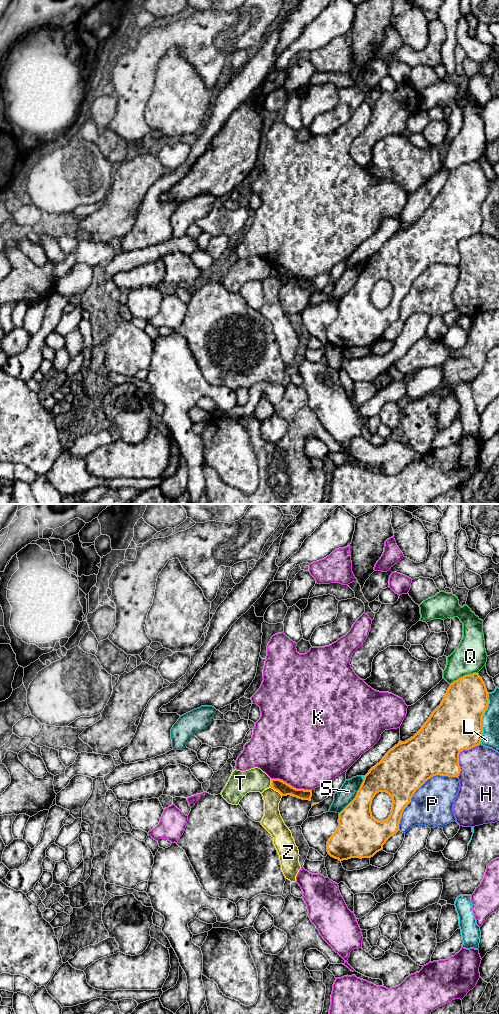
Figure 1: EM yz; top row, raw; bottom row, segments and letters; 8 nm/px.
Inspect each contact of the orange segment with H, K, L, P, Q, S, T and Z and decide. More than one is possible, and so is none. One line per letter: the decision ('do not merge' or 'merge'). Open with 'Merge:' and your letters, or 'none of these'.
Merge: none of these
H: do not merge
K: do not merge
L: do not merge
P: do not merge
Q: do not merge
S: do not merge
T: do not merge
Z: do not merge

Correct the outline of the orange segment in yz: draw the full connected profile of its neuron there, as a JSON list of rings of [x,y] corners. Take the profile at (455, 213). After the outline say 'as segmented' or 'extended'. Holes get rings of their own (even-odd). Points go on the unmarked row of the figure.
[[[478,161],[465,163],[450,172],[441,192],[432,200],[423,215],[405,230],[399,229],[383,247],[364,264],[355,286],[339,301],[338,317],[327,329],[328,342],[339,349],[351,346],[371,346],[383,337],[386,329],[399,318],[402,301],[417,277],[433,264],[457,265],[460,262],[459,242],[481,232],[483,223],[482,205],[489,192],[486,173]],[[386,280],[392,285],[392,297],[389,305],[378,309],[372,304],[371,292],[375,283]]]; as segmented

